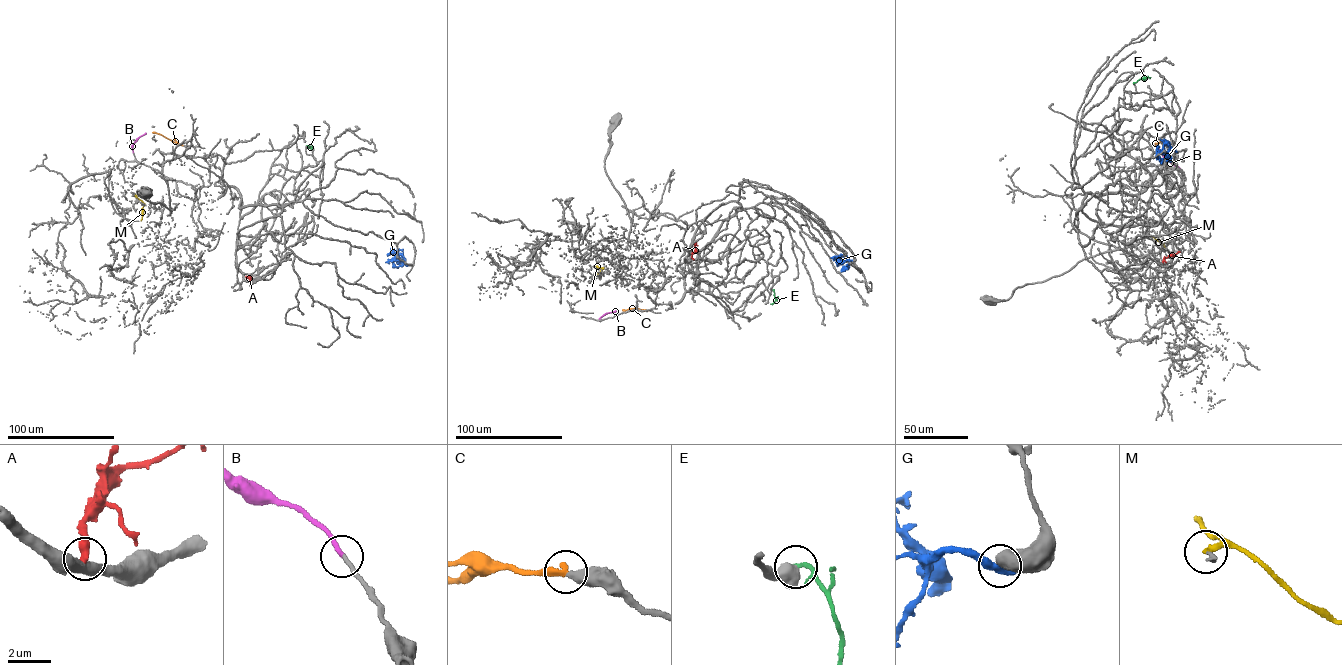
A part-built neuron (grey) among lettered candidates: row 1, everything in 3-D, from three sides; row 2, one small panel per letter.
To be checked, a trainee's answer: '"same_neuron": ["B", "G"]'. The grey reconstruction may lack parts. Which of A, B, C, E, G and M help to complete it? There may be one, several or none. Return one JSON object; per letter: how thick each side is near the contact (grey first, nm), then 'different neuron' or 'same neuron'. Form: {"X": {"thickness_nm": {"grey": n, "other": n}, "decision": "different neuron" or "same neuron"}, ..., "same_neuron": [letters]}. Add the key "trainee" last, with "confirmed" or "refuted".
{"A": {"thickness_nm": {"grey": 480, "other": 480}, "decision": "different neuron"}, "B": {"thickness_nm": {"grey": 240, "other": 240}, "decision": "same neuron"}, "C": {"thickness_nm": {"grey": 400, "other": 300}, "decision": "same neuron"}, "E": {"thickness_nm": {"grey": 700, "other": 240}, "decision": "different neuron"}, "G": {"thickness_nm": {"grey": 700, "other": 480}, "decision": "different neuron"}, "M": {"thickness_nm": {"grey": 200, "other": 240}, "decision": "different neuron"}, "same_neuron": ["B", "C"], "trainee": "refuted"}

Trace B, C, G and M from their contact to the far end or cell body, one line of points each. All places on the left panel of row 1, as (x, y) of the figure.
B: (133, 153), (132, 145), (146, 133)
C: (182, 145), (152, 132)
G: (409, 265), (398, 260), (395, 253), (387, 256)
M: (144, 203), (141, 220)

